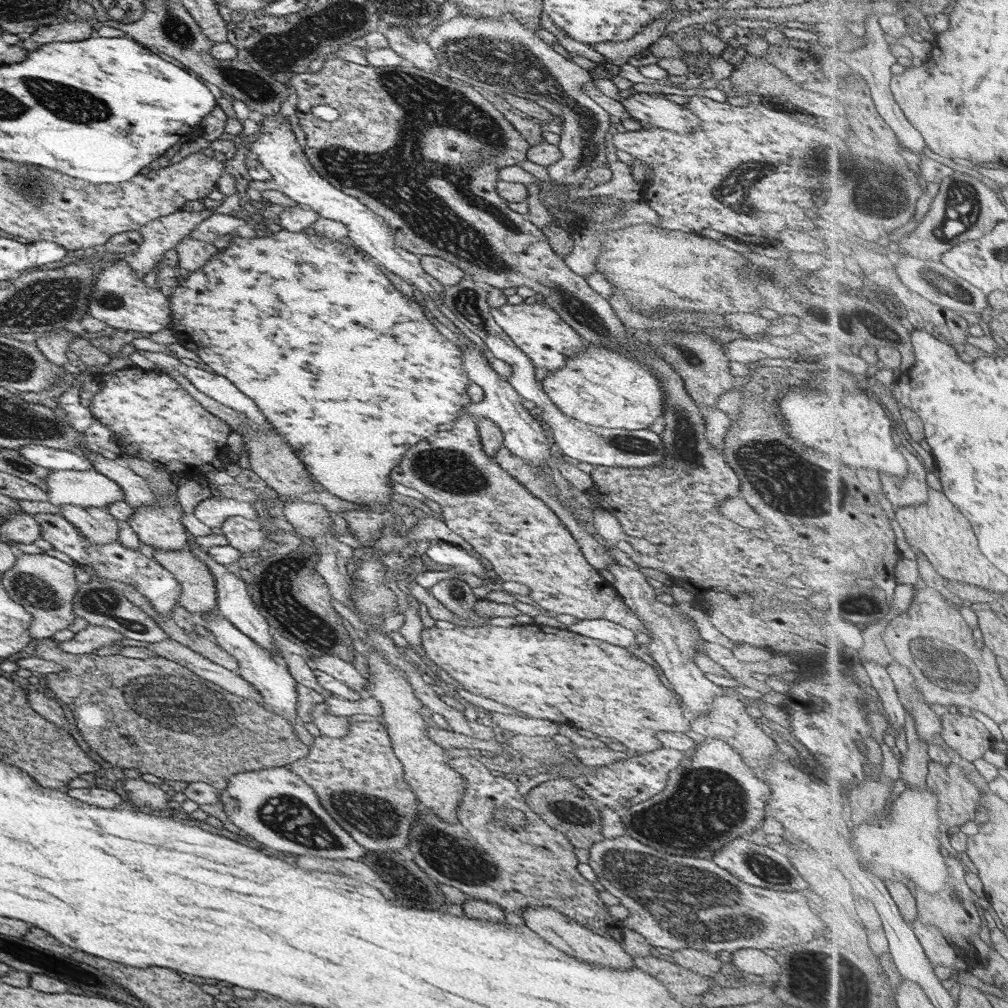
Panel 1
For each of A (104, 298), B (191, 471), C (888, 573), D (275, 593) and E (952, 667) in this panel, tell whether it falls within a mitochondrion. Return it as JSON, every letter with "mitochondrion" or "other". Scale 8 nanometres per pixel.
{"A":"mitochondrion","B":"other","C":"other","D":"mitochondrion","E":"mitochondrion"}

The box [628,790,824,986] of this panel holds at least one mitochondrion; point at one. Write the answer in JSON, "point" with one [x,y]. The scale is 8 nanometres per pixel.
{"point":[765,868]}

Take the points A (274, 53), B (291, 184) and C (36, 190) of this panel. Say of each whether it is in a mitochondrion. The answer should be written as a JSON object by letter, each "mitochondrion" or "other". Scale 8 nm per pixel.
{"A":"mitochondrion","B":"other","C":"mitochondrion"}

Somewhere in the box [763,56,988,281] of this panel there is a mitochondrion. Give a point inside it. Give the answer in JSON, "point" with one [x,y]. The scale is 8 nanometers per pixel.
{"point":[963,202]}

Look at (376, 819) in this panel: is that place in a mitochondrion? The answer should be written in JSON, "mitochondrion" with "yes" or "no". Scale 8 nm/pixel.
{"mitochondrion":"yes"}

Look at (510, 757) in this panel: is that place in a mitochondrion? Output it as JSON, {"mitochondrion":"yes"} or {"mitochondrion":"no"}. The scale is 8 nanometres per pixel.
{"mitochondrion":"no"}

